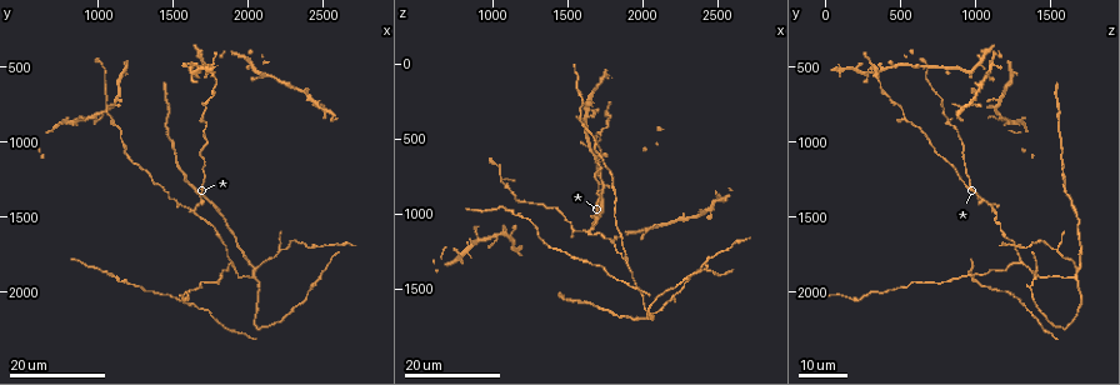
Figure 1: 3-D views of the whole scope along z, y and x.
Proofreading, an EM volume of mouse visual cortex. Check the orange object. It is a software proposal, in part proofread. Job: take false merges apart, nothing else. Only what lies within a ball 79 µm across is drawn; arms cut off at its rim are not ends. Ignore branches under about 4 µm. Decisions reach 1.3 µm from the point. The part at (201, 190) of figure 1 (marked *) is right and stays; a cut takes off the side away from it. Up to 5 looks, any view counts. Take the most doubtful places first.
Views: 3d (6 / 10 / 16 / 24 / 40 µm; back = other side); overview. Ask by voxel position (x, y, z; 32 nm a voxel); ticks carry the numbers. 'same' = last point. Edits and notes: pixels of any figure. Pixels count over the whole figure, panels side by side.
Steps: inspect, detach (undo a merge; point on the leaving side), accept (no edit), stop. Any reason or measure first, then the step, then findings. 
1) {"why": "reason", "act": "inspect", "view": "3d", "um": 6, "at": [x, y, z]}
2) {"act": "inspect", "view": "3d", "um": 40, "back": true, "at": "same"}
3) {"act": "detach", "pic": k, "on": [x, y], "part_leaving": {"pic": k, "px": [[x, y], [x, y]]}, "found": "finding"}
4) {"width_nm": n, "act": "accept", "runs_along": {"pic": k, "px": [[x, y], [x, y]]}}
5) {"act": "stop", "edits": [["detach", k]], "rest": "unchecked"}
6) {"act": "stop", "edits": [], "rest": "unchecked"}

{"why": "three-way junction", "act": "inspect", "view": "3d", "um": 16, "at": [1900, 1800, 1280]}

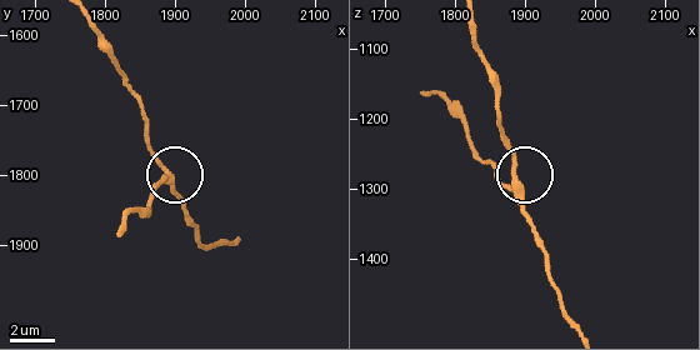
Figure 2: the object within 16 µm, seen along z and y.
{"act": "inspect", "view": "3d", "um": 10, "at": [1895, 1805, 1305]}

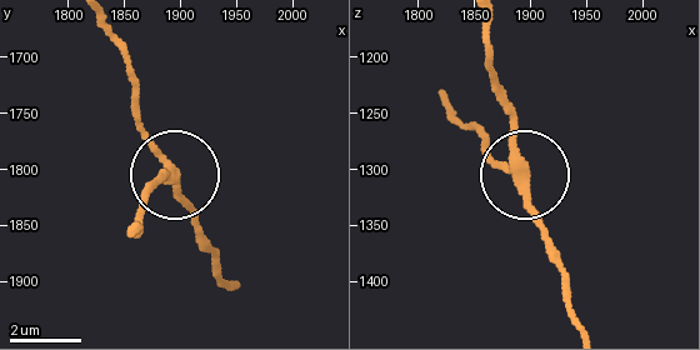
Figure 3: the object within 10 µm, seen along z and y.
{"width_nm": 260, "act": "accept", "runs_along": {"pic": 3, "px": [[449, 106], [476, 124], [494, 160], [518, 171], [503, 91]]}, "found": "all the same neuron"}

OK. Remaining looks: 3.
{"why": "three arms meet", "act": "inspect", "view": "3d", "um": 16, "at": [1140, 1940, 1000]}

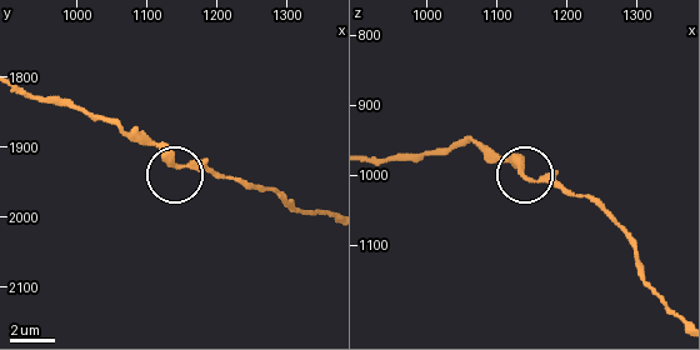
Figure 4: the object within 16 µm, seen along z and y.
{"act": "inspect", "view": "3d", "um": 10, "at": [1150, 1925, 1005]}

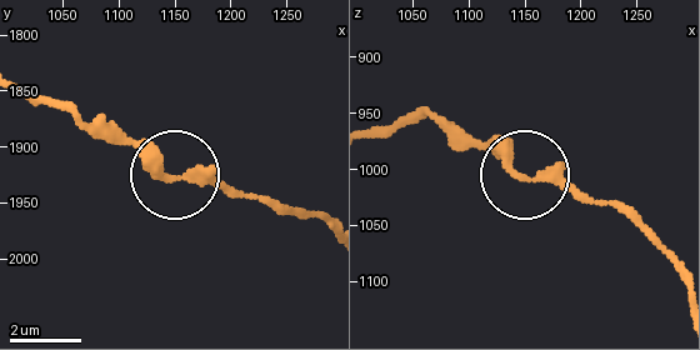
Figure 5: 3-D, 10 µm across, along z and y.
{"arms": 3, "act": "accept", "runs_along": {"pic": 5, "px": [[325, 219], [164, 178], [104, 120]]}, "found": "all the same neuron"}

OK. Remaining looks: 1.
{"act": "stop", "edits": [], "rest": "unchecked"}

